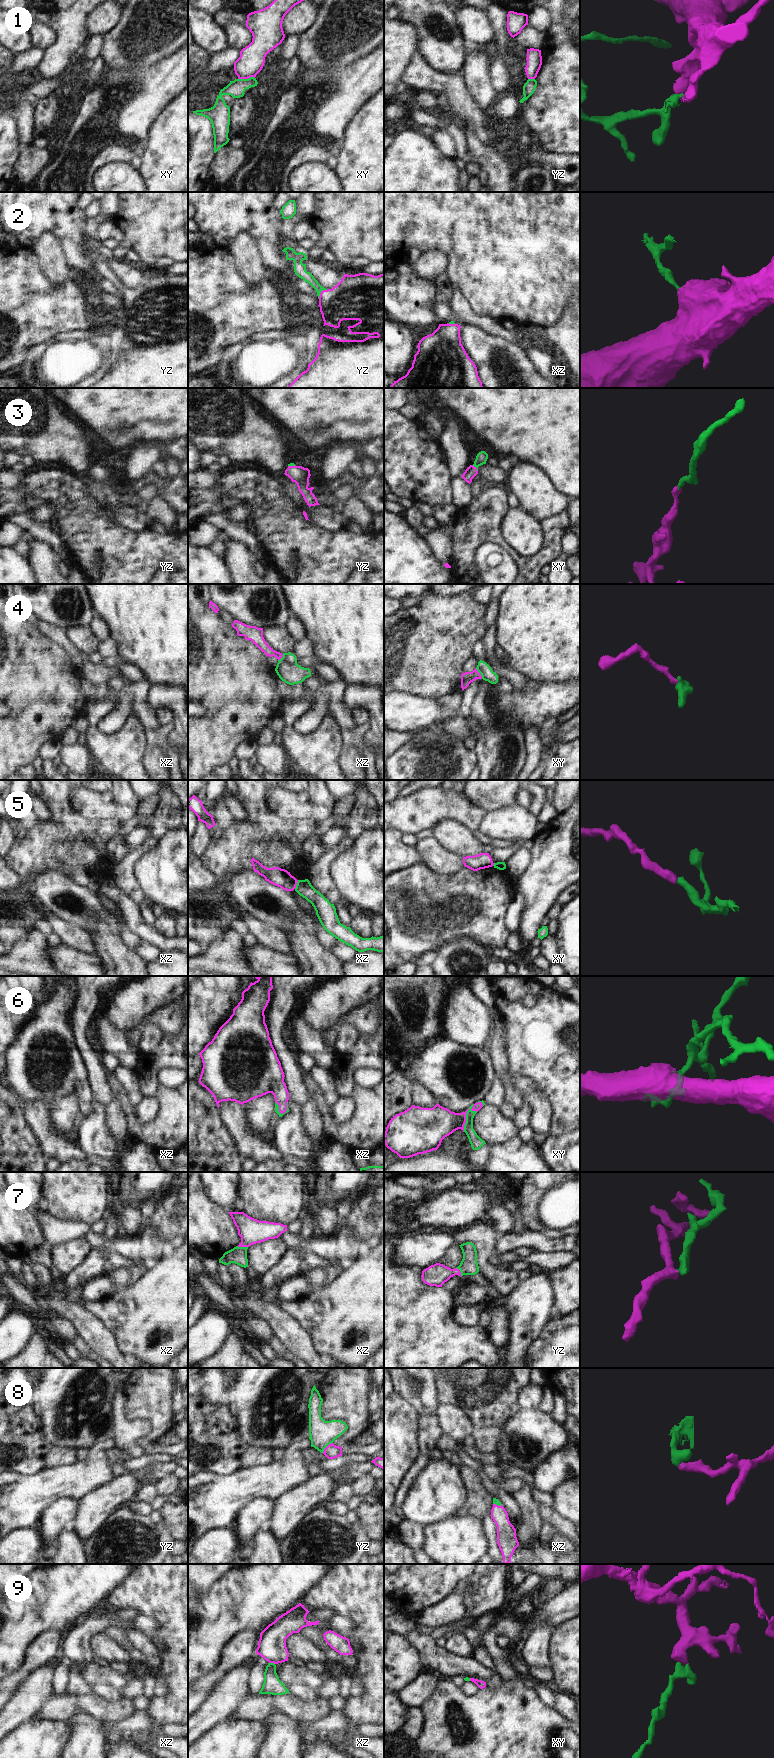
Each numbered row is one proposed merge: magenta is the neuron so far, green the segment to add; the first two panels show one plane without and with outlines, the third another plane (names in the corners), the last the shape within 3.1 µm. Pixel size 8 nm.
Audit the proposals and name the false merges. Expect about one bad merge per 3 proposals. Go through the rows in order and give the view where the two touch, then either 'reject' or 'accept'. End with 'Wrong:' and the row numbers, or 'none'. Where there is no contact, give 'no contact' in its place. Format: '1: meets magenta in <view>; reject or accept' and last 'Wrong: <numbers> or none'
1: meets magenta in xy; reject
2: meets magenta in yz; accept
3: meets magenta in xy; accept
4: meets magenta in xy; accept
5: meets magenta in xz; reject
6: meets magenta in xy; reject
7: meets magenta in xz; accept
8: meets magenta in yz; accept
9: meets magenta in xz; accept
Wrong: 1, 5, 6

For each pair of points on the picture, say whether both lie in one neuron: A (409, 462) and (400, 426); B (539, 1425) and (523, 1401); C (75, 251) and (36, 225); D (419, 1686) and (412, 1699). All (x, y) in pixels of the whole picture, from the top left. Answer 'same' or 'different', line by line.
A: same
B: different
C: same
D: same

